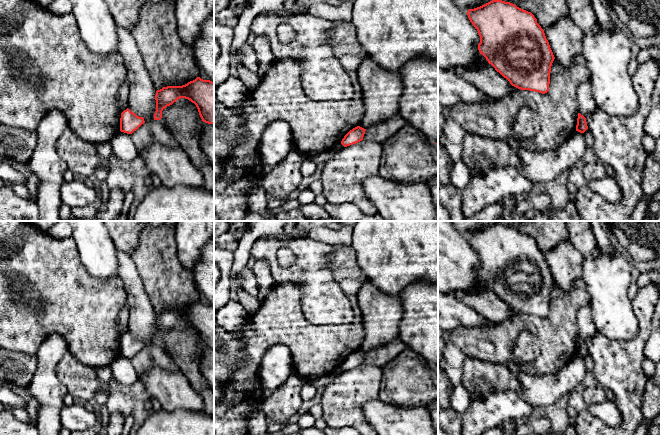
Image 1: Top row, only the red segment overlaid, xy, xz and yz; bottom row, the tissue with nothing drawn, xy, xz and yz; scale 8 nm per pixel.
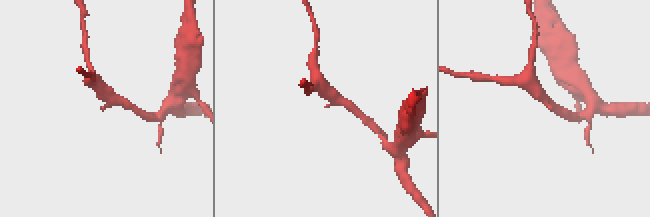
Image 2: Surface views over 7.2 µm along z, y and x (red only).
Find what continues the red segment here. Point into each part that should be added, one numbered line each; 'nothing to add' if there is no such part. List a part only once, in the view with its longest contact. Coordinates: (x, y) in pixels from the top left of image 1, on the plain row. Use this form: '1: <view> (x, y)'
nothing to add

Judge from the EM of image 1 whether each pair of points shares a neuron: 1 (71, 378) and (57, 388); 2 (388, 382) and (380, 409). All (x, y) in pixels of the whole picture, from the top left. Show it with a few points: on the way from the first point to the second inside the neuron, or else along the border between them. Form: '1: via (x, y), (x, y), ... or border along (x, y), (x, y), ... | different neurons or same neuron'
1: border along (59, 361), (57, 376), (68, 391) | different neurons
2: border along (377, 398), (392, 404), (406, 406) | different neurons

